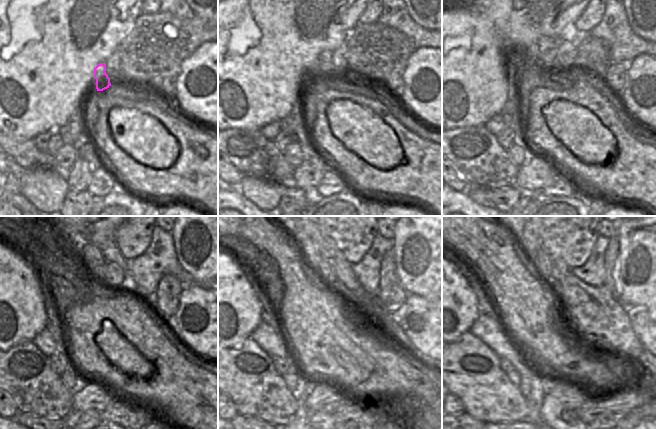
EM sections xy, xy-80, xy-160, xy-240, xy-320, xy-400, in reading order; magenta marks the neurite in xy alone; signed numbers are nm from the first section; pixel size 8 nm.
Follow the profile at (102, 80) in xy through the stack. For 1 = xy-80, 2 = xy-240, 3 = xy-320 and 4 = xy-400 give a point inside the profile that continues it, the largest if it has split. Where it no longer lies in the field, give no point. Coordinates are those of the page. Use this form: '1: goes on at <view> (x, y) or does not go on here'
1: goes on at xy-80 (324, 66)
2: goes on at xy-240 (92, 260)
3: goes on at xy-320 (309, 250)
4: goes on at xy-400 (529, 242)

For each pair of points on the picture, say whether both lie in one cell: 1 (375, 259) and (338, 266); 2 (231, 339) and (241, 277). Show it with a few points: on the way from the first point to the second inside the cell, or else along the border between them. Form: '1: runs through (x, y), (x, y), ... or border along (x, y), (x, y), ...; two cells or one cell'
1: border along (351, 265), (355, 277), (362, 286); two cells
2: runs through (231, 324), (231, 292); one cell

